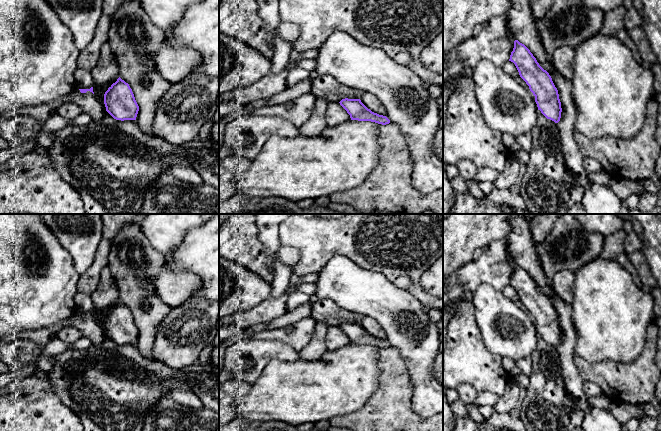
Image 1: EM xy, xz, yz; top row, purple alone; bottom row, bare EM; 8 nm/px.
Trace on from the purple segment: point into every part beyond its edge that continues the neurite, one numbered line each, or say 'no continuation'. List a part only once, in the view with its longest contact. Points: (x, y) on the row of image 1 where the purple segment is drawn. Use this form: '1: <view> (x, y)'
1: xy (111, 163)

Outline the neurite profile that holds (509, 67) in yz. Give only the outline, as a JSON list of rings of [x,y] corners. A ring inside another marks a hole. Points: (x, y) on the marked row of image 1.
[[[511,61],[506,62],[502,68],[507,75],[514,79],[520,76],[515,64]]]

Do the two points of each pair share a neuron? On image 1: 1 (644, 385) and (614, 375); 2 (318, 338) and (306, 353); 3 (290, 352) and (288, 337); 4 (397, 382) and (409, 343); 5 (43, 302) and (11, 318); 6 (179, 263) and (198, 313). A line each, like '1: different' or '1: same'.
1: same
2: same
3: different
4: different
5: same
6: different

